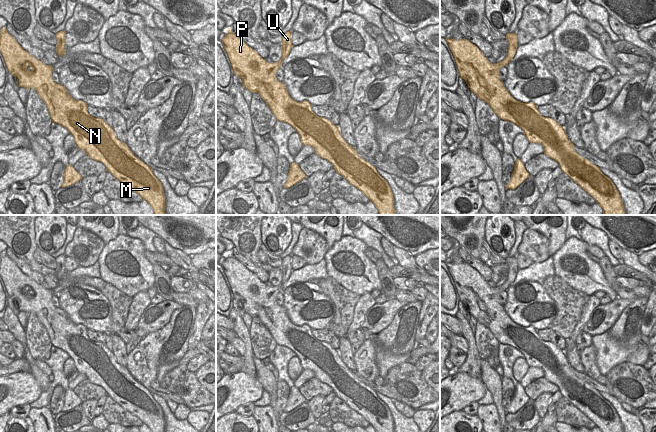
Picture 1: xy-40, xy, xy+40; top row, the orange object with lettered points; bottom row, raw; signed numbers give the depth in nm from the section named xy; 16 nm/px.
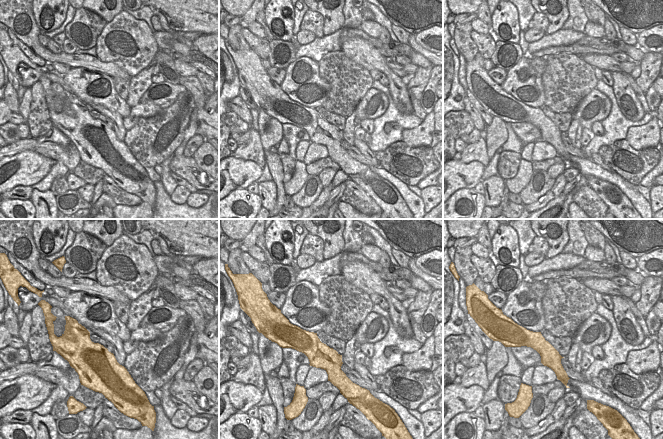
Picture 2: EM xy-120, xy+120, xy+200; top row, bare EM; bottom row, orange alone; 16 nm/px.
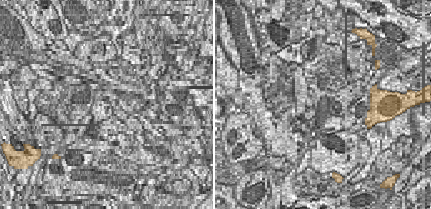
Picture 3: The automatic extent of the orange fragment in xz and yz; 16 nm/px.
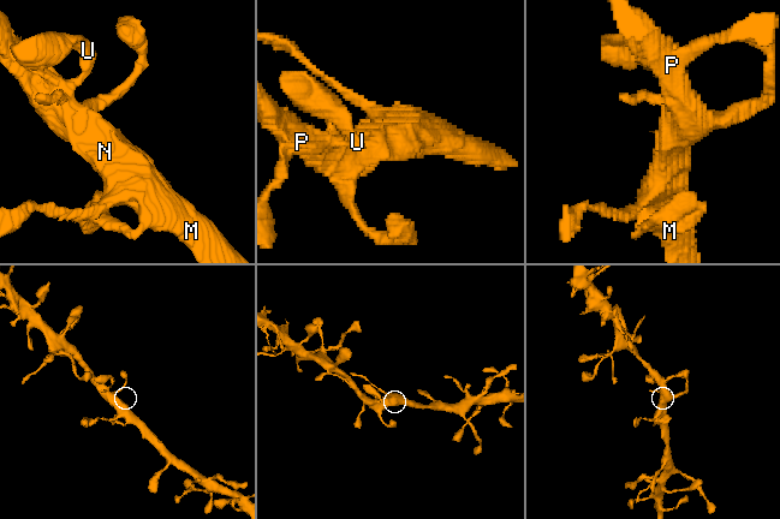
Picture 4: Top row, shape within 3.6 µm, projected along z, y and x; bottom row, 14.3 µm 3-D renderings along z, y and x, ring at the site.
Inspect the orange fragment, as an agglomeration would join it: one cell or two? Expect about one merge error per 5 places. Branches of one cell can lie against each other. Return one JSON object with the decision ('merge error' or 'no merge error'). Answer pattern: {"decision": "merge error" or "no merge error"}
{"decision": "no merge error"}

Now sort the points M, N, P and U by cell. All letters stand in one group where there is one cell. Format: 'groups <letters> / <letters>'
groups M N P U

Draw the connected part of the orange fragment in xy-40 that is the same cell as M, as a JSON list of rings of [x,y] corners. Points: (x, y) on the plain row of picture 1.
[[[6,251],[0,254],[0,276],[9,297],[17,302],[17,309],[28,314],[30,312],[36,314],[45,327],[52,346],[65,351],[74,360],[78,373],[85,374],[86,379],[92,384],[103,387],[106,395],[123,409],[138,417],[152,432],[165,432],[164,413],[152,393],[136,381],[126,367],[116,361],[113,352],[103,343],[91,340],[84,325],[74,324],[63,309],[53,305],[52,289],[44,288],[25,275],[7,256]]]

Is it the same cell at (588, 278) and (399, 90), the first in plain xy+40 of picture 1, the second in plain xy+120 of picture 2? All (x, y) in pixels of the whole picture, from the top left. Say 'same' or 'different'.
same

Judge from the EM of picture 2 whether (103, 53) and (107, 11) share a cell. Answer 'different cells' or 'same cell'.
different cells

